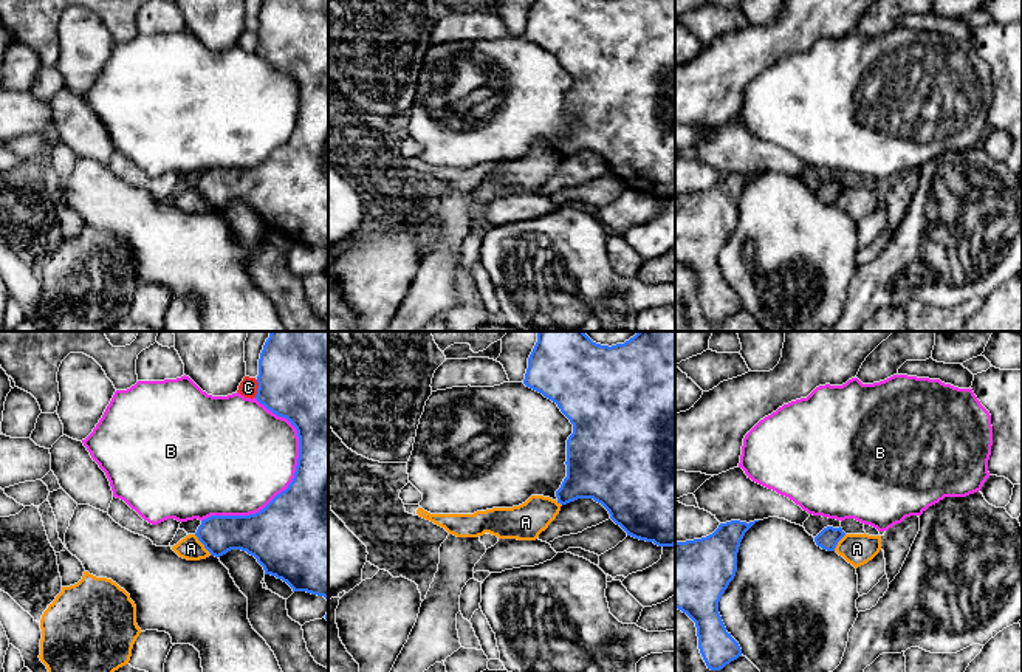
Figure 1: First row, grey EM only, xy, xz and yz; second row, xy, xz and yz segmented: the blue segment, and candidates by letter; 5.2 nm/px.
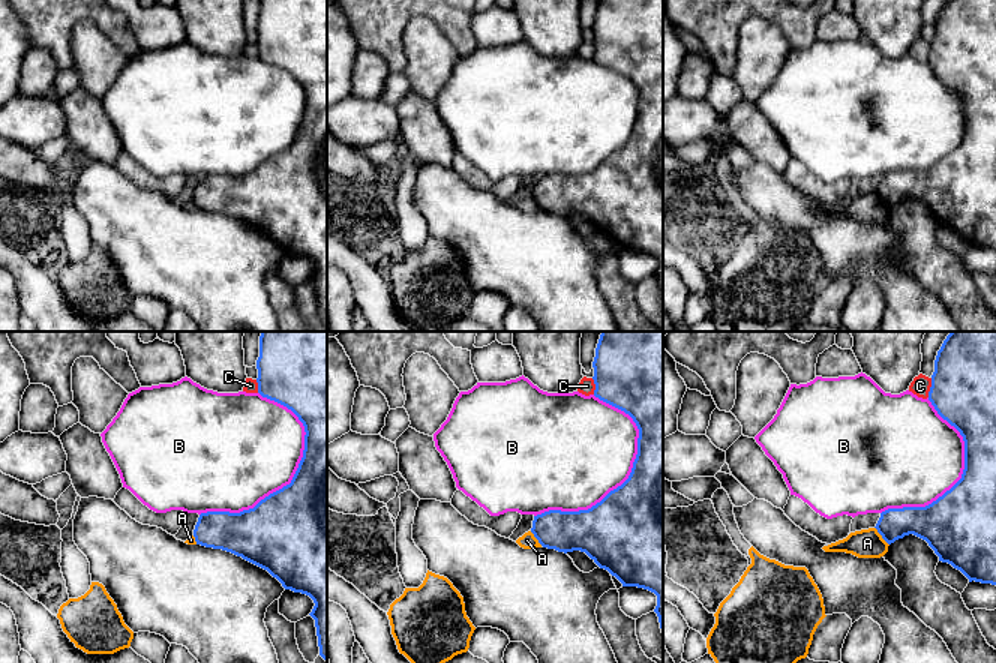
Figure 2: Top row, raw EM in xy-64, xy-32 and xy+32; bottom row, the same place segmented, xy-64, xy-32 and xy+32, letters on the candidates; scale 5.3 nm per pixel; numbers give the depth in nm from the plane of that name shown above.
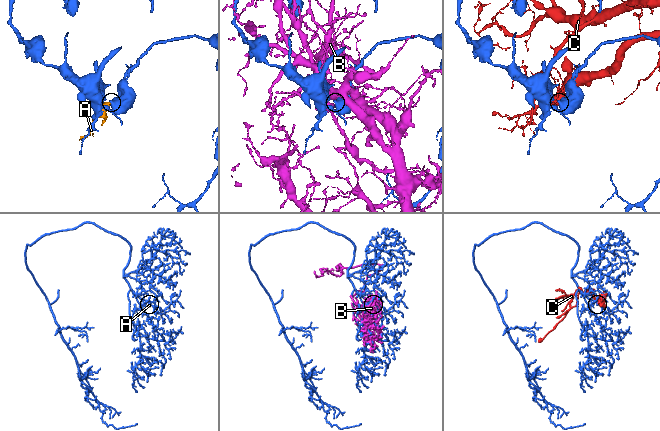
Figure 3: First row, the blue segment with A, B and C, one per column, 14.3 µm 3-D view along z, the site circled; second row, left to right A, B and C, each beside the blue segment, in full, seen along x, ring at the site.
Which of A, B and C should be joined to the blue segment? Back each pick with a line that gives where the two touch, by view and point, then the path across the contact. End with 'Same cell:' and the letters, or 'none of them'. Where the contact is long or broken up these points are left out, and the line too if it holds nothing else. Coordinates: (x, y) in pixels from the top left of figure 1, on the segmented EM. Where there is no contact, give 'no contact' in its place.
Same cell: none of them

